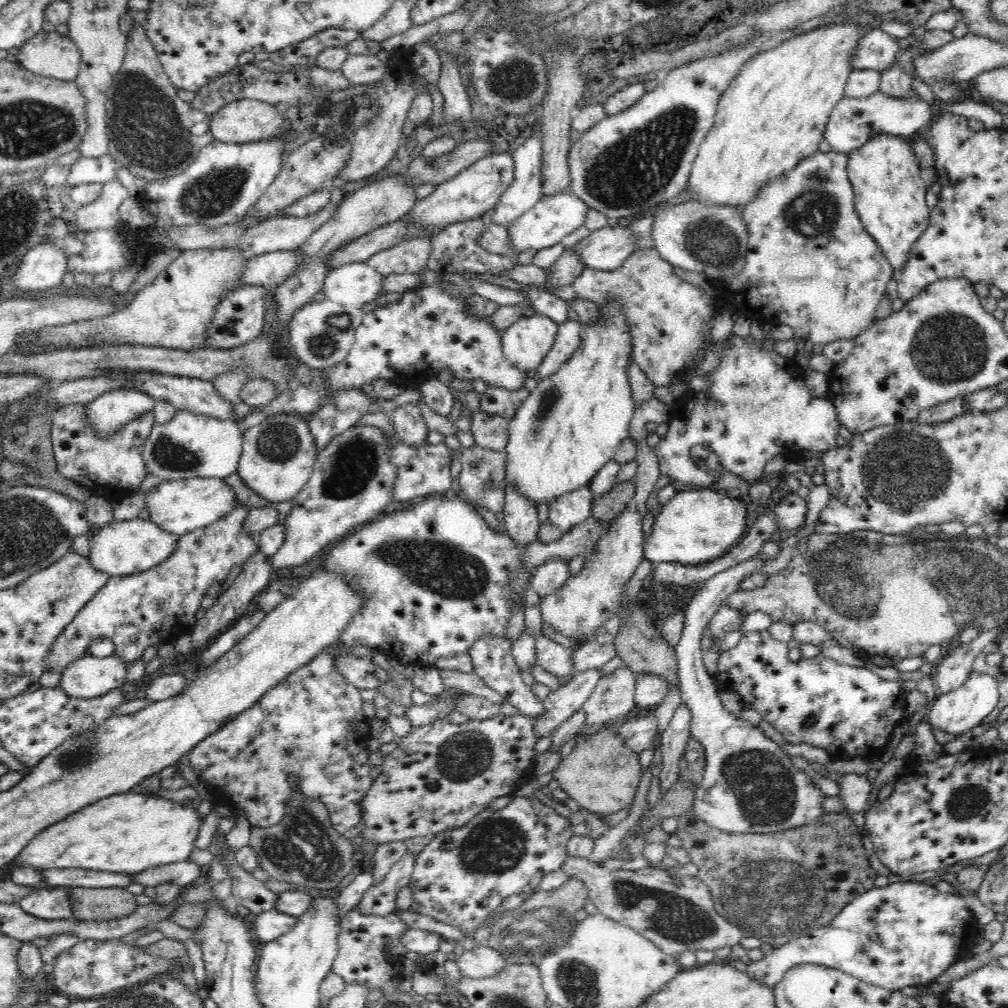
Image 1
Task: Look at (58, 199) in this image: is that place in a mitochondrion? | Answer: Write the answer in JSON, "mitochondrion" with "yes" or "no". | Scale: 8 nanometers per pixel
{"mitochondrion":"no"}

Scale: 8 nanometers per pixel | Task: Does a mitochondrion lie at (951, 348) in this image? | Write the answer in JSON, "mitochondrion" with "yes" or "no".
{"mitochondrion":"yes"}

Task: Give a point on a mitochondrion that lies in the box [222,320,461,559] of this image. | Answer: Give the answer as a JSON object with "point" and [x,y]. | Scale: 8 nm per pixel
{"point":[354,462]}

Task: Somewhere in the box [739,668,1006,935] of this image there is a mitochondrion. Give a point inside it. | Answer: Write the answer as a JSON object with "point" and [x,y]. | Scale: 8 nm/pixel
{"point":[968,806]}

